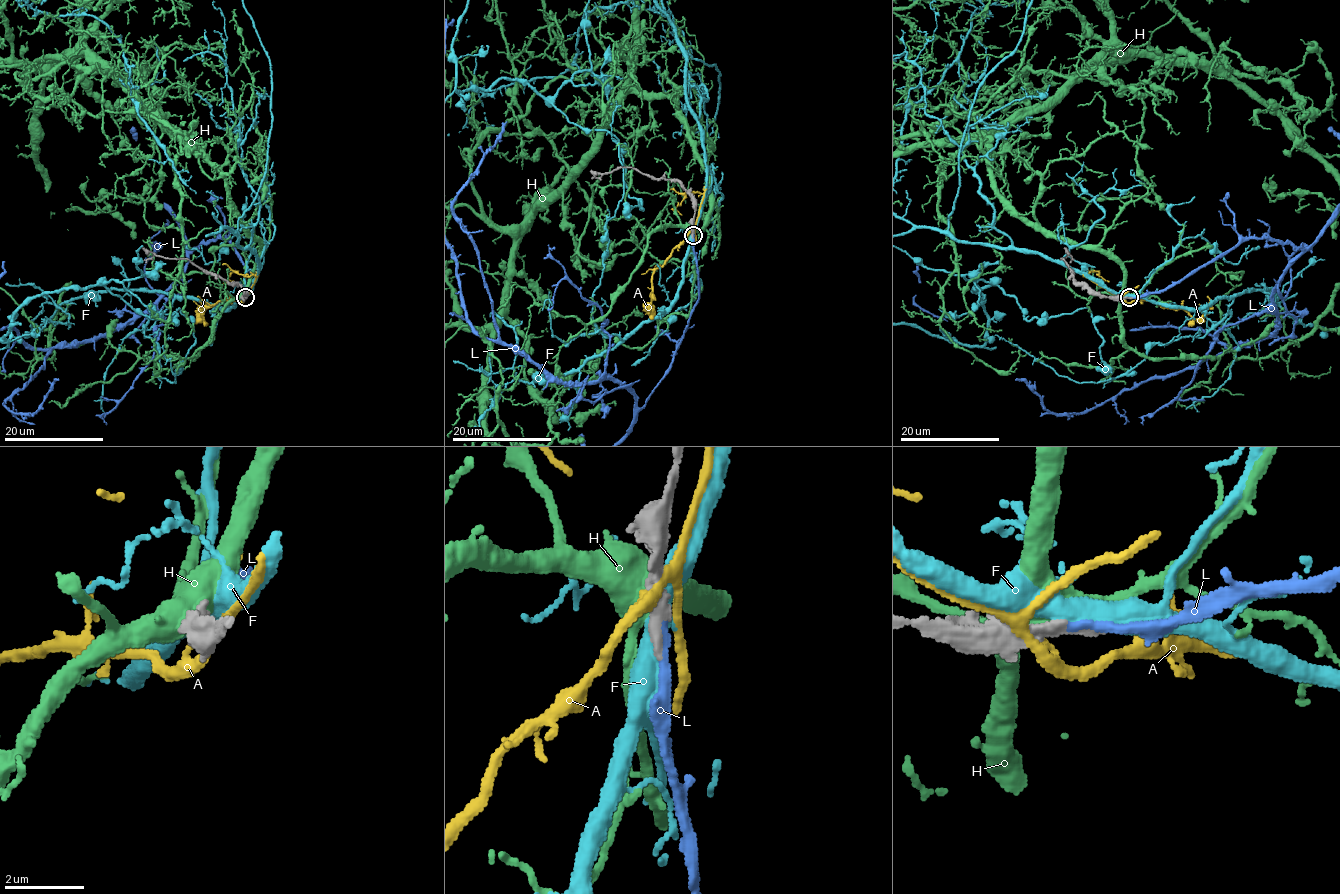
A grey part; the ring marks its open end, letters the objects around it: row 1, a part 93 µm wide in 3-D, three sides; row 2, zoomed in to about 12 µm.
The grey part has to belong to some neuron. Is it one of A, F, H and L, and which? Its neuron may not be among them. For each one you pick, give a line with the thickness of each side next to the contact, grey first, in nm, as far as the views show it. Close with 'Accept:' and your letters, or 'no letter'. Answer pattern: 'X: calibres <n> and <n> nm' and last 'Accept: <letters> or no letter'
L: calibres 360 and 240 nm
Accept: L

